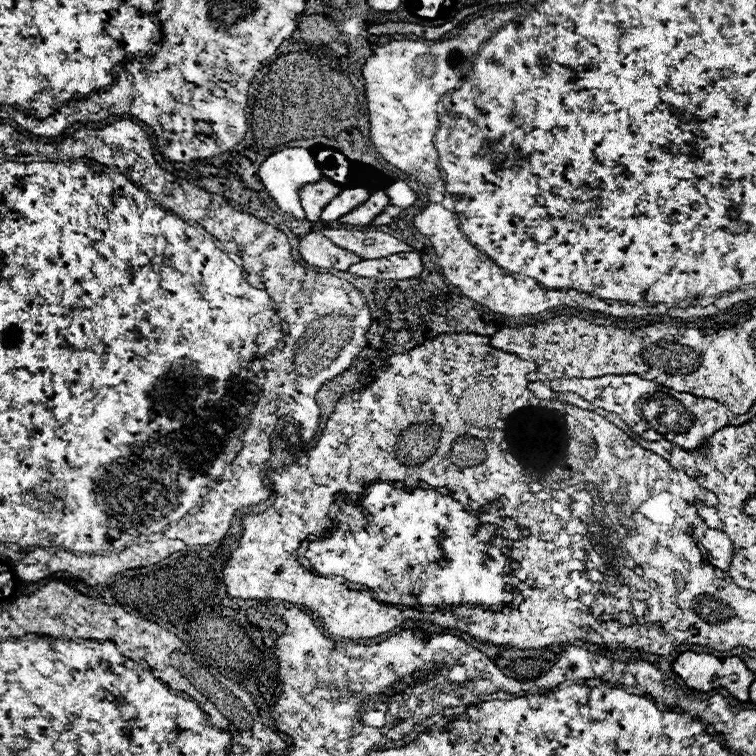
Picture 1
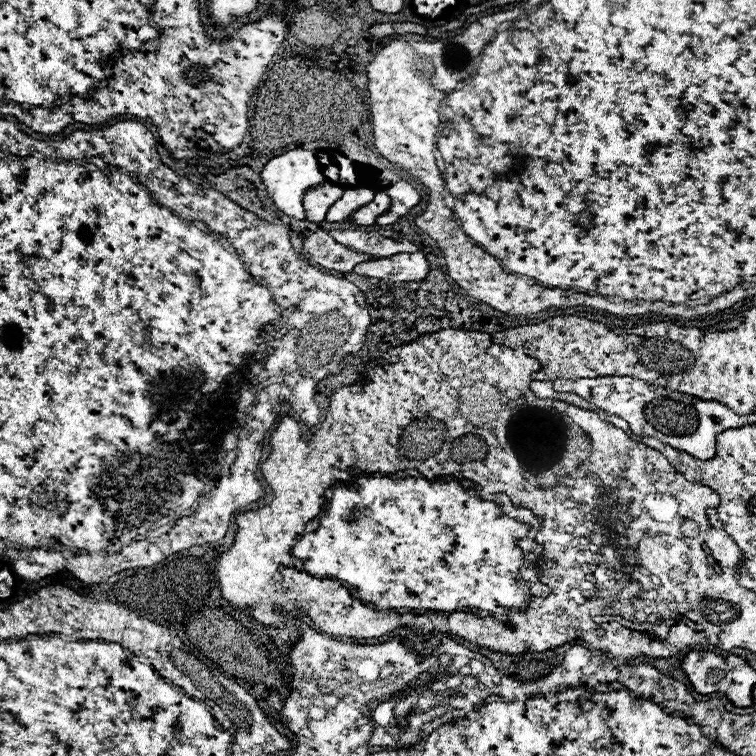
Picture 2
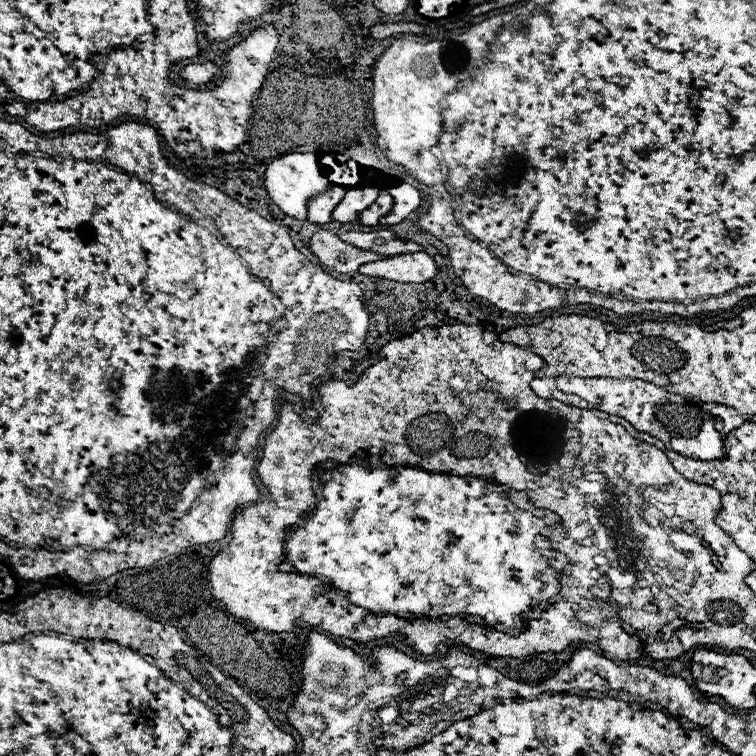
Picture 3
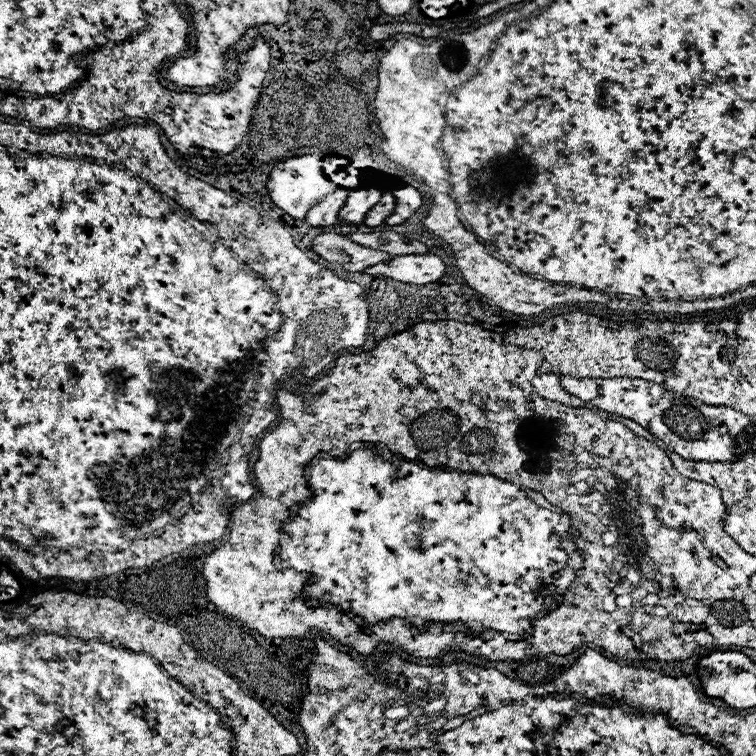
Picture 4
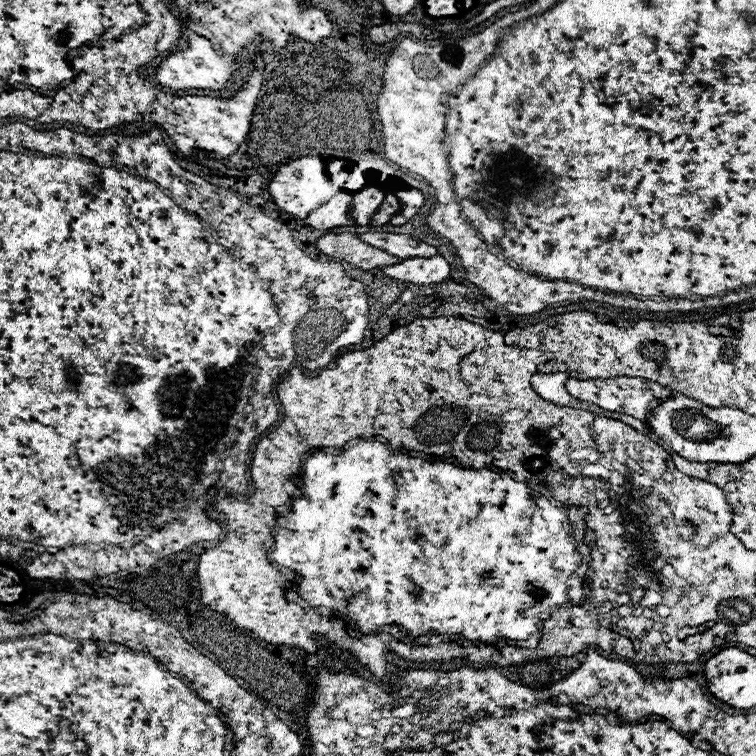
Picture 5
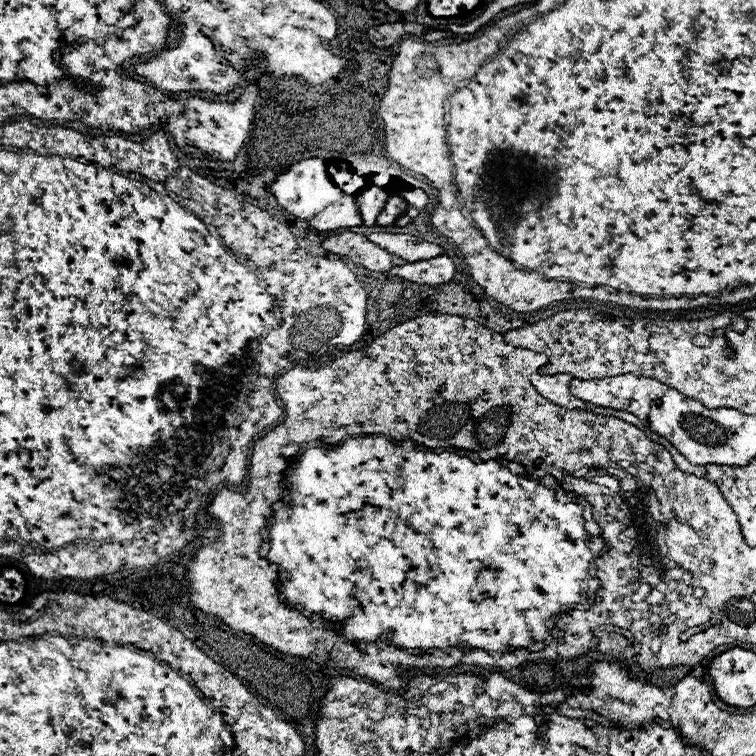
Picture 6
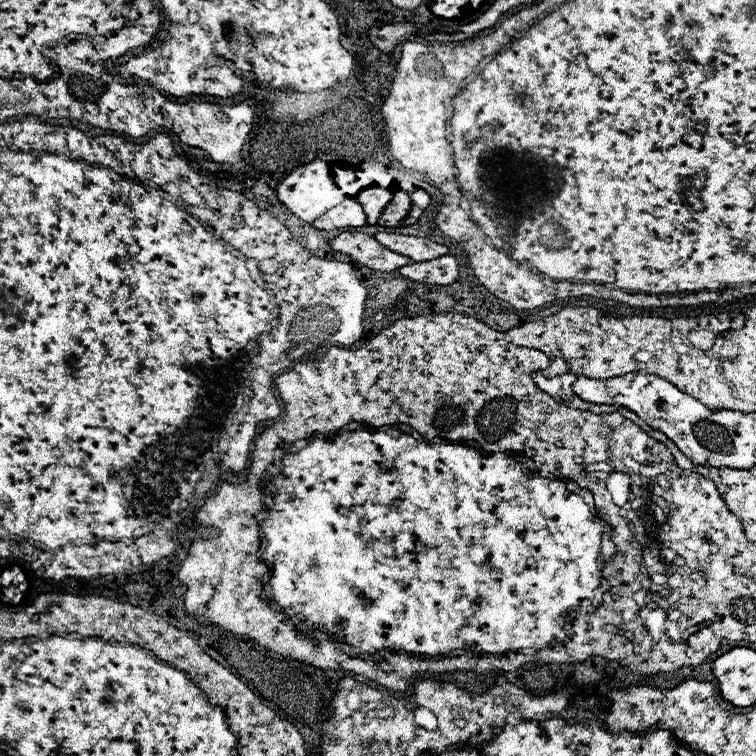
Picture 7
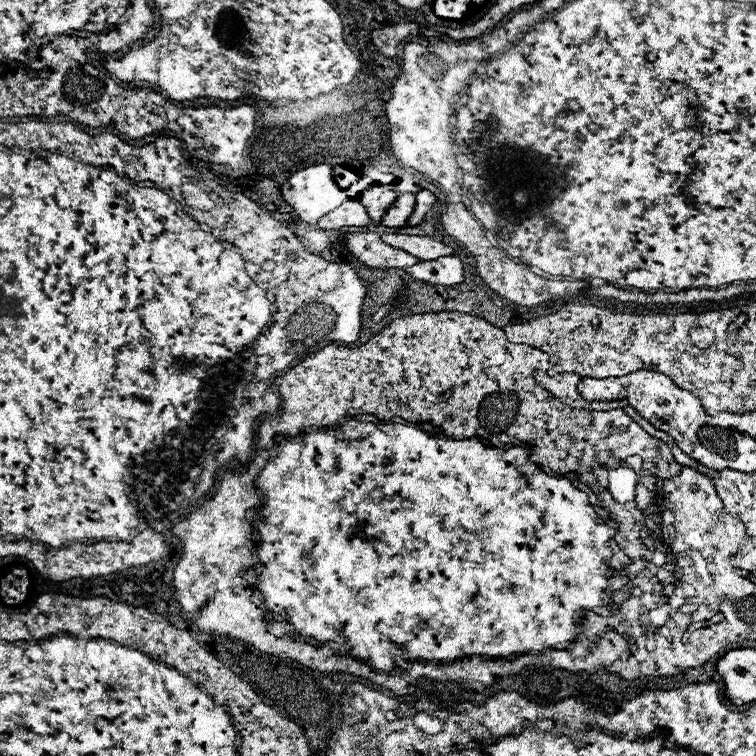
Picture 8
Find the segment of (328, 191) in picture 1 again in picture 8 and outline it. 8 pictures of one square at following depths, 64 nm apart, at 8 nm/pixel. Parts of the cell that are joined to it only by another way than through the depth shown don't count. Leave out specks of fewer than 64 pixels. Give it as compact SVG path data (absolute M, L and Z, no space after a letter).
M346 200L342 206L338 206L334 212L328 212L318 220L318 228L322 230L338 230L344 226L368 226L370 216L366 208L358 200Z

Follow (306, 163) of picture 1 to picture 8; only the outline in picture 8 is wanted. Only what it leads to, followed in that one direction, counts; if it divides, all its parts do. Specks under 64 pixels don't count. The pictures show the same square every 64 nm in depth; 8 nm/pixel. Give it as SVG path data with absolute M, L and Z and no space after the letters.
M312 164L308 168L302 168L298 172L294 172L280 188L282 198L294 208L294 212L300 216L300 220L308 222L308 224L316 224L326 212L338 208L348 196L338 188L338 184L334 182L332 176L332 168L330 164Z

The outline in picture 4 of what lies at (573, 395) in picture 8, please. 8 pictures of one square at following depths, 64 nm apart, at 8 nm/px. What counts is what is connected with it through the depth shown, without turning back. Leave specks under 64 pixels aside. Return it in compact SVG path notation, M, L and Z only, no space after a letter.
M540 374L532 378L532 388L538 396L546 398L546 400L554 400L566 406L576 406L578 398L570 396L568 392L564 392L564 388L558 384L558 374Z

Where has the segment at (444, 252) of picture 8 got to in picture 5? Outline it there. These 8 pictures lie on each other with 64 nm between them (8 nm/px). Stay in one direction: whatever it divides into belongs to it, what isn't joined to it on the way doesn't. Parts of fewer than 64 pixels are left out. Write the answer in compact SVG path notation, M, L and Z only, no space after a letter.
M368 232L360 234L360 240L374 248L382 248L386 252L392 252L396 258L402 256L436 256L436 248L426 242L414 242L412 238L404 234L392 234L392 232Z

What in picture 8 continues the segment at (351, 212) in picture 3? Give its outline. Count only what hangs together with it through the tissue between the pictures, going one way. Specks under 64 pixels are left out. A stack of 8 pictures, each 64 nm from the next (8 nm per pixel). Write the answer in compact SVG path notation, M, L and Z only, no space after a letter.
M372 186L360 194L358 200L366 208L372 224L380 224L382 216L386 214L386 208L390 208L390 204L396 200L394 194L398 194L398 192L388 190L384 186Z

